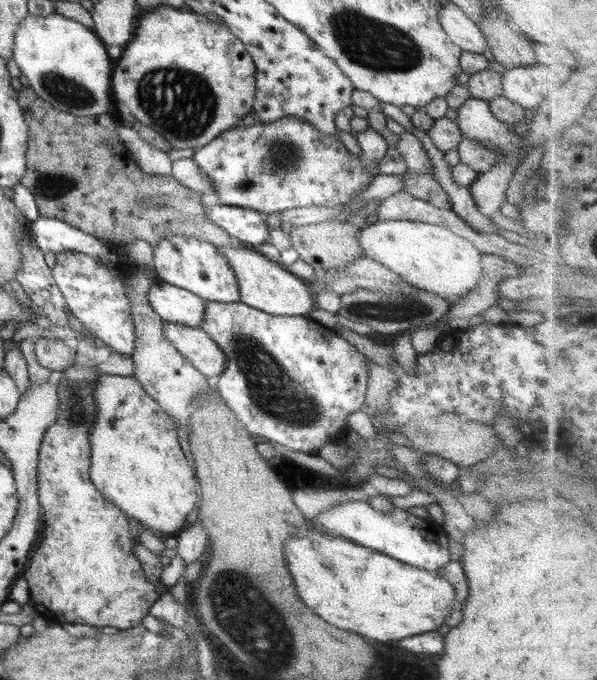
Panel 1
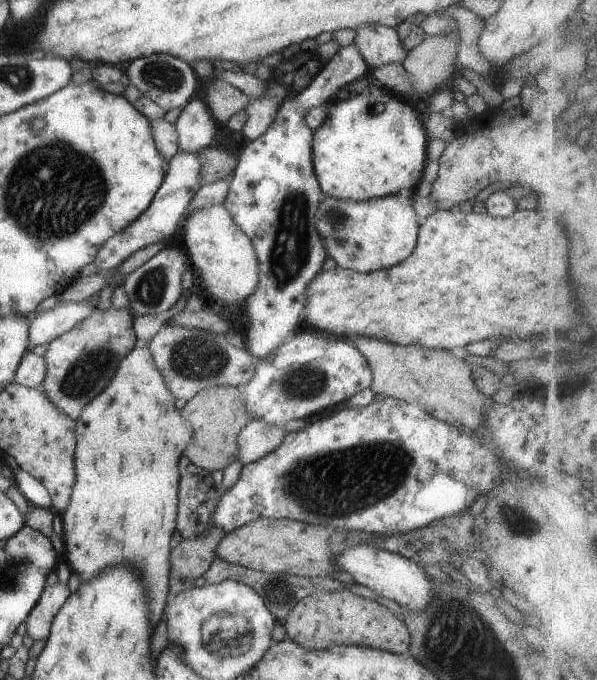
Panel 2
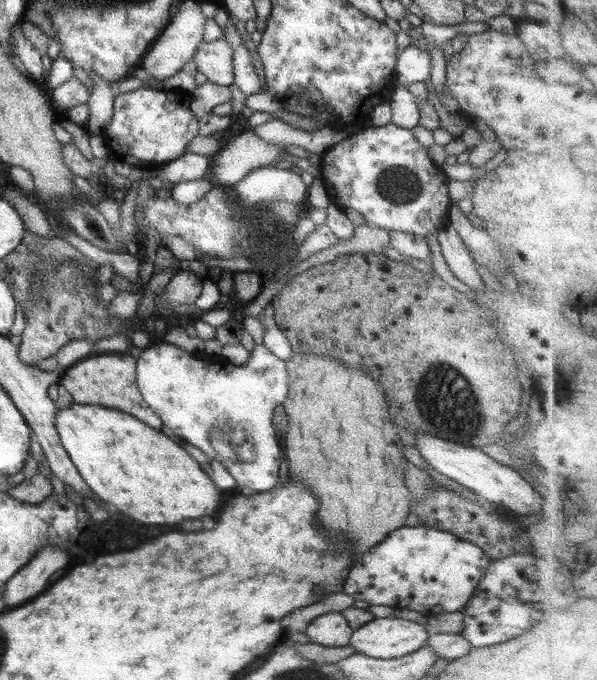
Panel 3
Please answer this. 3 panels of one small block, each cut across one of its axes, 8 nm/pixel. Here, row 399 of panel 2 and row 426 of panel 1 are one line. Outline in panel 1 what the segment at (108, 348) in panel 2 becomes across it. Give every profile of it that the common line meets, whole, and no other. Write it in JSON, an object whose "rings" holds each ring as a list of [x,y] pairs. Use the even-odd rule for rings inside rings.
{"rings":[[[74,361],[74,363],[53,375],[53,378],[58,382],[58,405],[56,405],[56,410],[58,410],[58,415],[56,415],[56,421],[52,423],[52,426],[46,429],[44,437],[42,437],[42,445],[40,445],[39,459],[38,459],[38,498],[40,506],[44,511],[44,530],[42,530],[42,540],[38,542],[36,550],[32,552],[32,558],[28,558],[28,564],[24,568],[24,574],[21,576],[26,578],[29,586],[30,592],[30,603],[35,608],[35,611],[41,617],[44,617],[48,623],[54,622],[54,624],[63,624],[65,622],[70,622],[70,624],[88,624],[88,626],[96,626],[101,630],[110,631],[123,631],[127,628],[132,628],[137,624],[140,624],[144,617],[148,615],[148,610],[150,606],[160,598],[160,592],[156,590],[156,585],[152,585],[146,577],[143,568],[141,567],[140,561],[138,560],[136,554],[134,554],[134,543],[138,543],[139,534],[146,528],[142,526],[138,520],[128,517],[124,512],[121,512],[119,508],[116,508],[114,504],[110,504],[108,500],[102,498],[102,494],[94,488],[94,484],[89,477],[90,468],[90,439],[88,439],[88,434],[90,434],[90,428],[94,426],[96,422],[96,414],[98,414],[98,407],[96,407],[96,401],[94,401],[94,393],[92,393],[92,384],[97,382],[97,371],[94,367],[84,368],[82,364]]]}

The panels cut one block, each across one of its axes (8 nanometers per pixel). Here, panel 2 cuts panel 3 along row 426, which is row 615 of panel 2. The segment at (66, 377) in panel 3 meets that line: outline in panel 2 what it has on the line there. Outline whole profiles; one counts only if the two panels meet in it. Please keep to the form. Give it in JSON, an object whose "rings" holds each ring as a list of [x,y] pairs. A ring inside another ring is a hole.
{"rings":[[[136,345],[127,352],[108,386],[82,409],[76,420],[75,483],[70,504],[60,514],[63,520],[62,539],[66,549],[64,558],[69,567],[80,574],[82,580],[90,580],[108,566],[136,566],[148,586],[152,626],[156,626],[162,618],[169,591],[170,538],[177,530],[176,494],[180,482],[178,460],[182,456],[182,450],[193,438],[192,424],[174,406],[175,400],[164,377],[156,368],[150,349],[146,345]]]}

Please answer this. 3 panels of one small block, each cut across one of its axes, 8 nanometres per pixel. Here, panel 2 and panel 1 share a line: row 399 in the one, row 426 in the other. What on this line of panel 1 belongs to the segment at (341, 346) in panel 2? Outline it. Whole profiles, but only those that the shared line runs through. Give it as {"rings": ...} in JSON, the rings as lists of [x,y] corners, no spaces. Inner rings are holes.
{"rings":[[[206,301],[205,304],[200,328],[228,355],[227,368],[213,385],[248,432],[278,442],[294,452],[313,455],[314,450],[322,448],[326,442],[340,440],[348,432],[348,416],[364,408],[370,373],[364,353],[333,329],[308,316],[274,316],[242,302]]]}

